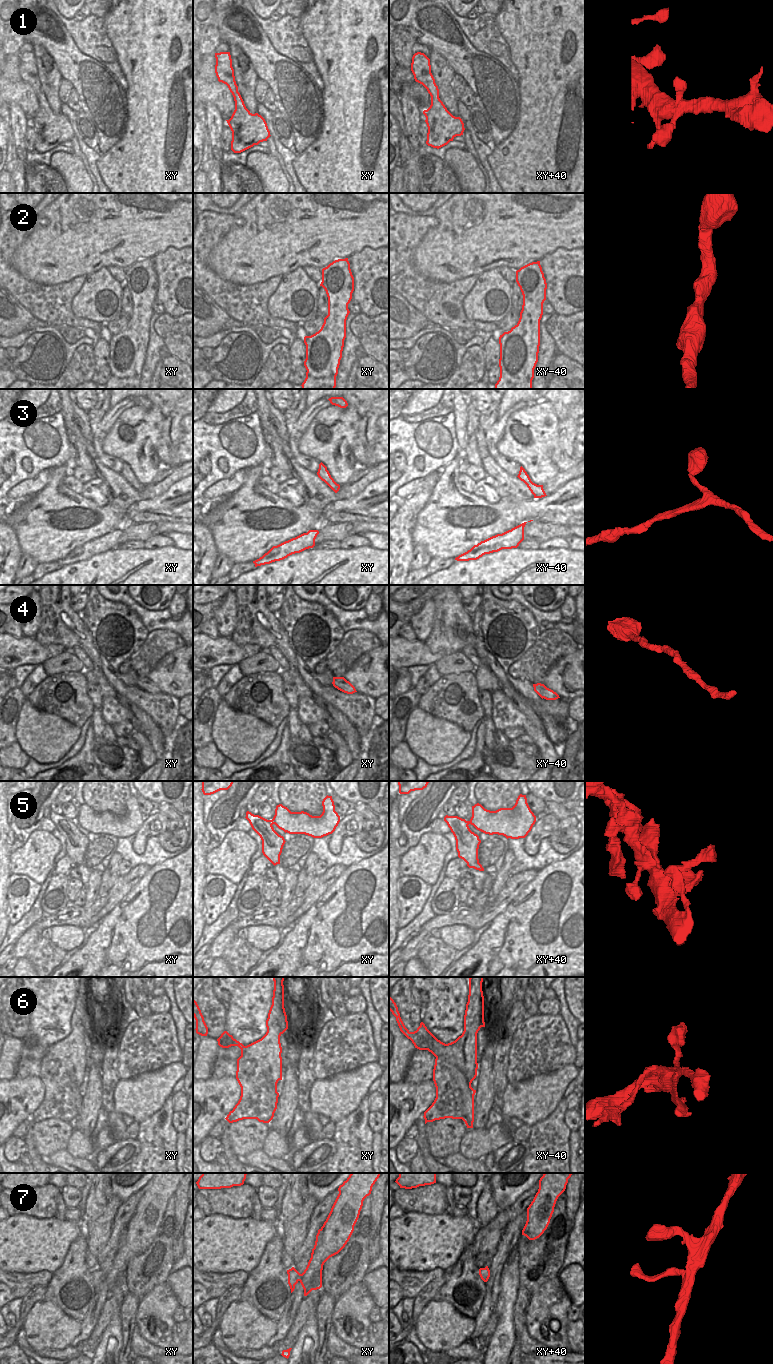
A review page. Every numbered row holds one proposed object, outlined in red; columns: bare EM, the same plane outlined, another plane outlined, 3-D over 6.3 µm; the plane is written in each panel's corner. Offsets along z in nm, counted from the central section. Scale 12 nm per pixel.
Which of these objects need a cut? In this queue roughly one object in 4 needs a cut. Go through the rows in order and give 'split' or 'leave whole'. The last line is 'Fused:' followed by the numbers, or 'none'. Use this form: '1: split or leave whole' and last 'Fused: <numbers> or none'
1: leave whole
2: leave whole
3: leave whole
4: leave whole
5: leave whole
6: split
7: leave whole
Fused: 6

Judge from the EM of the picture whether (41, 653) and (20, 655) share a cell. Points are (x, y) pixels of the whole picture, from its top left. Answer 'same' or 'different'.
same

